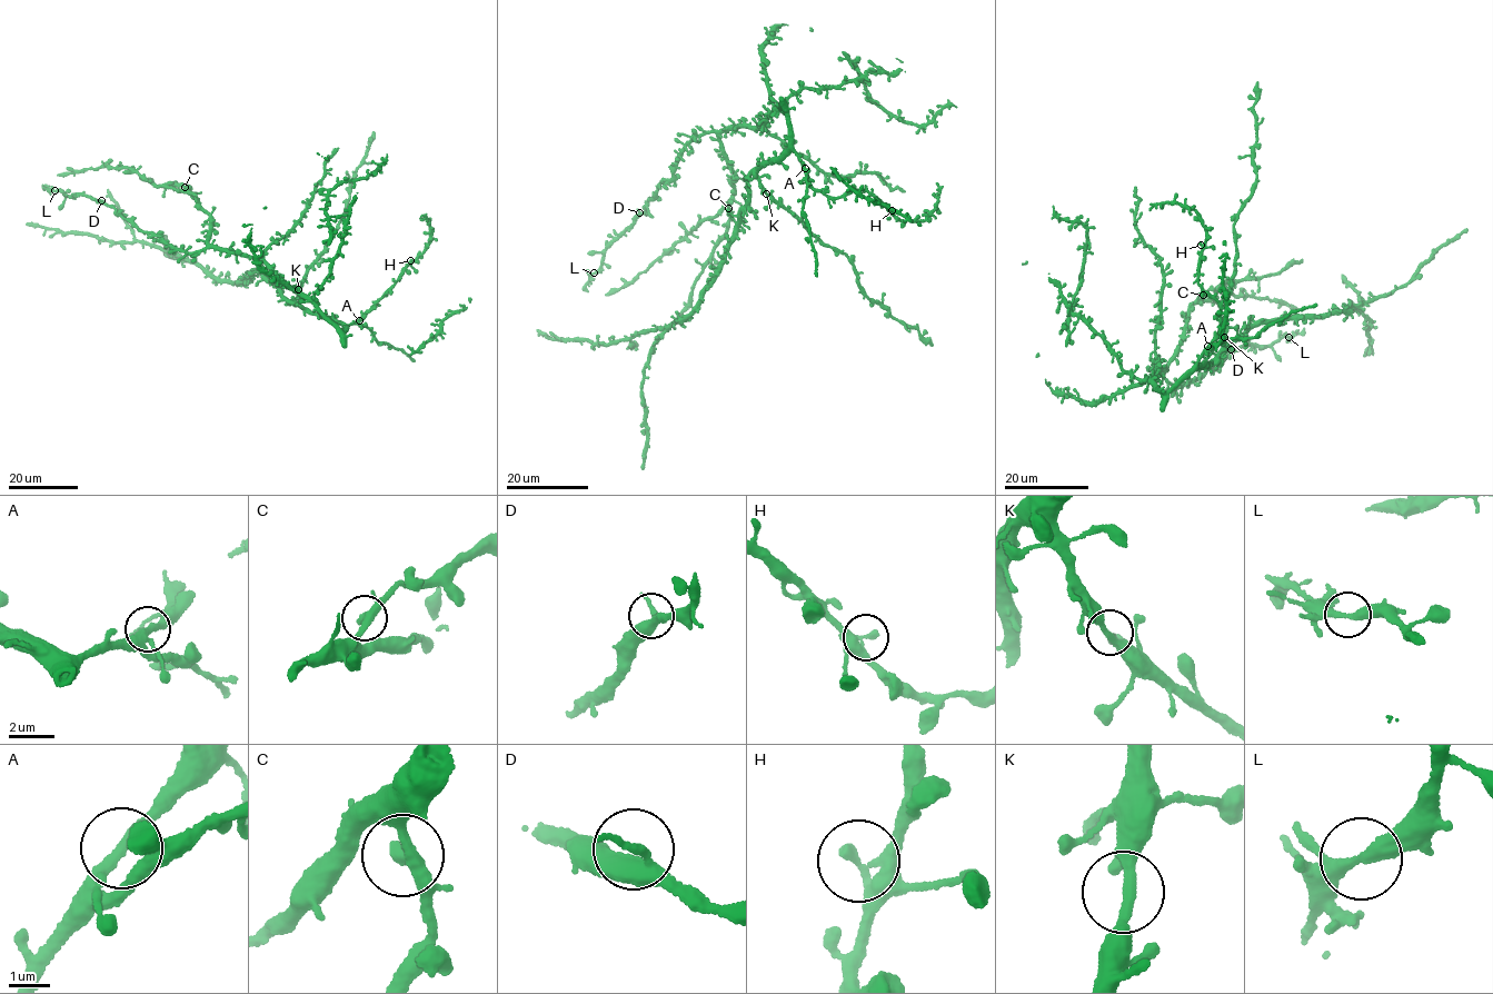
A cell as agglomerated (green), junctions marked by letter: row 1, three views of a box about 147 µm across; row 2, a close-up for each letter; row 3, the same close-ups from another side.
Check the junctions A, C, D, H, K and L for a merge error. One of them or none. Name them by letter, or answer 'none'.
none

